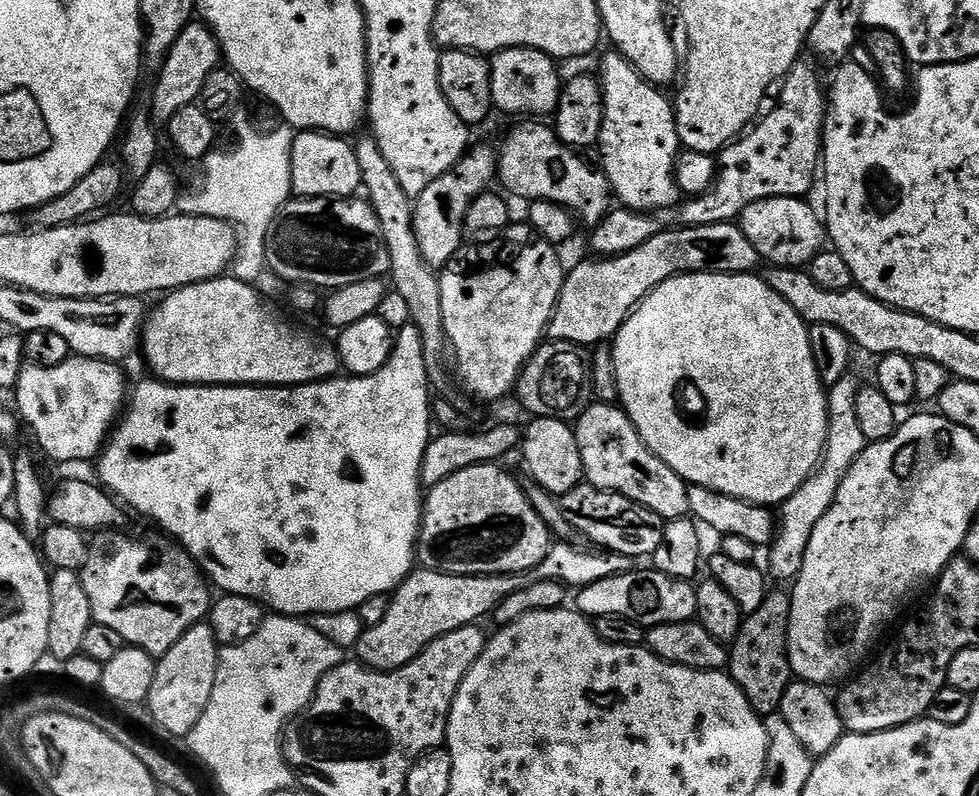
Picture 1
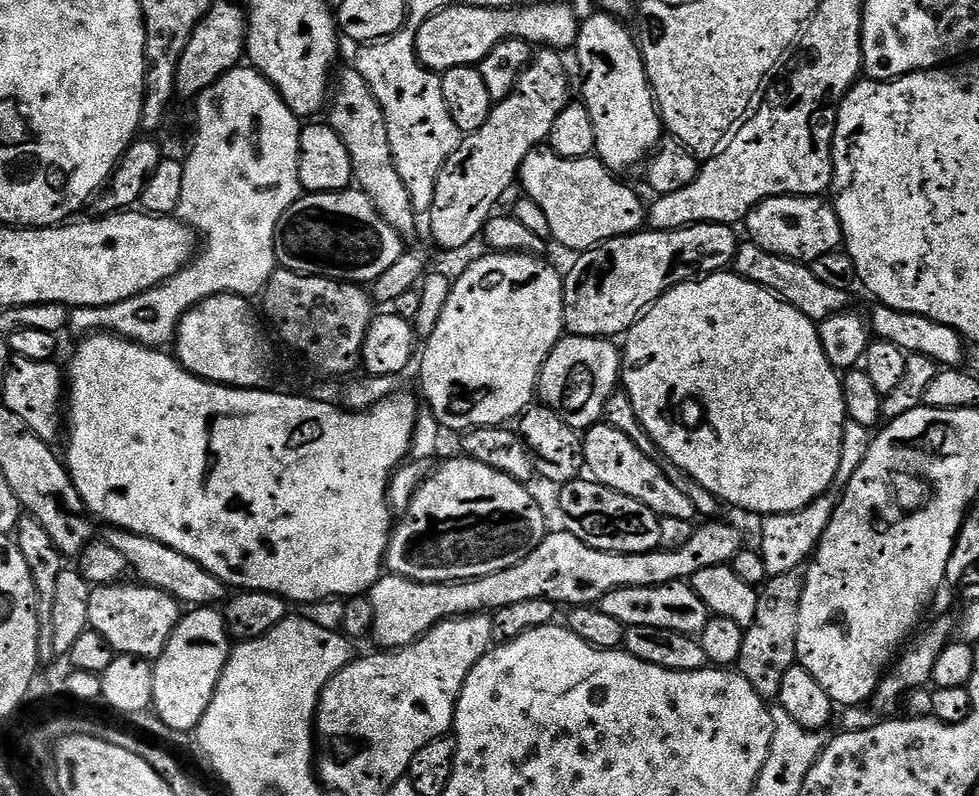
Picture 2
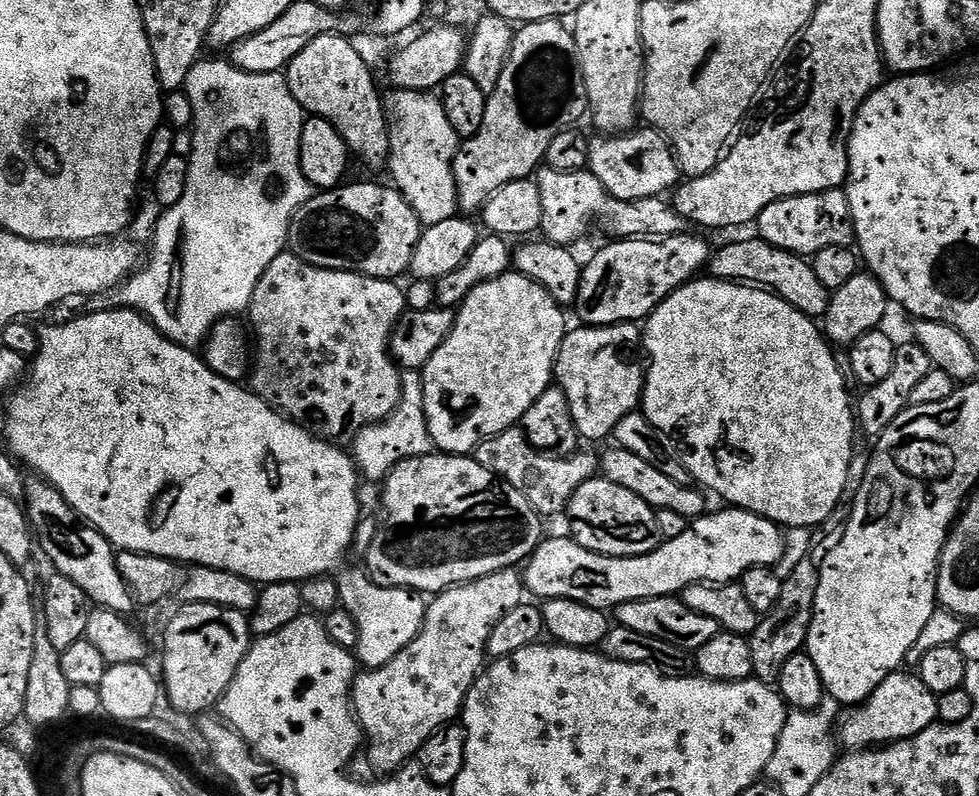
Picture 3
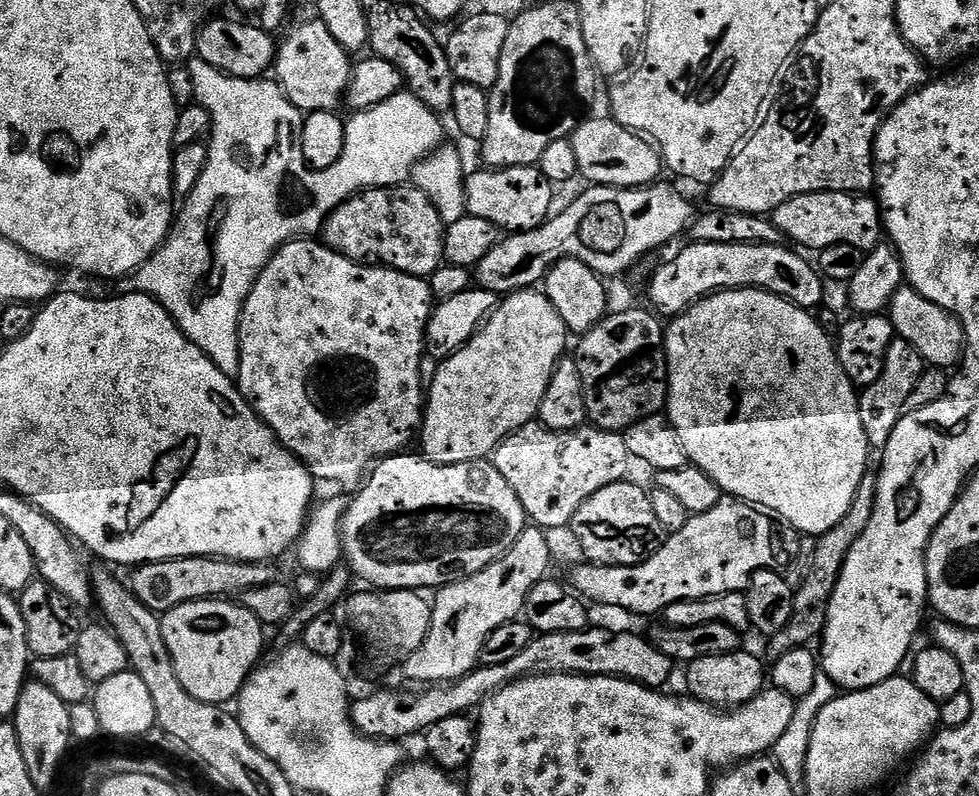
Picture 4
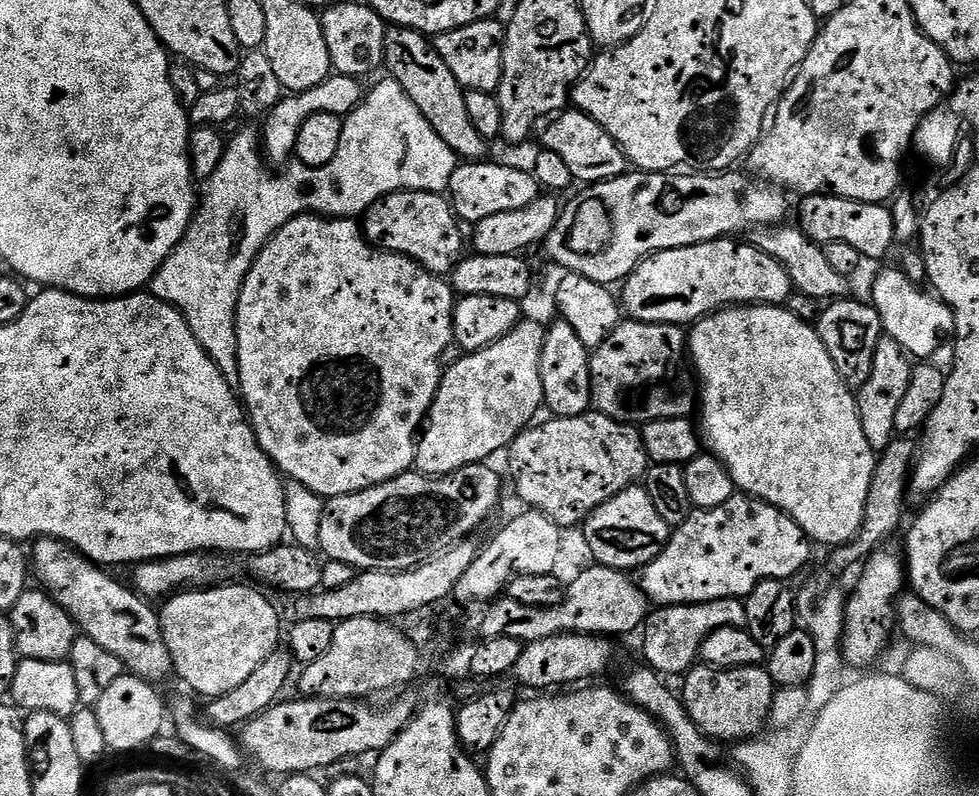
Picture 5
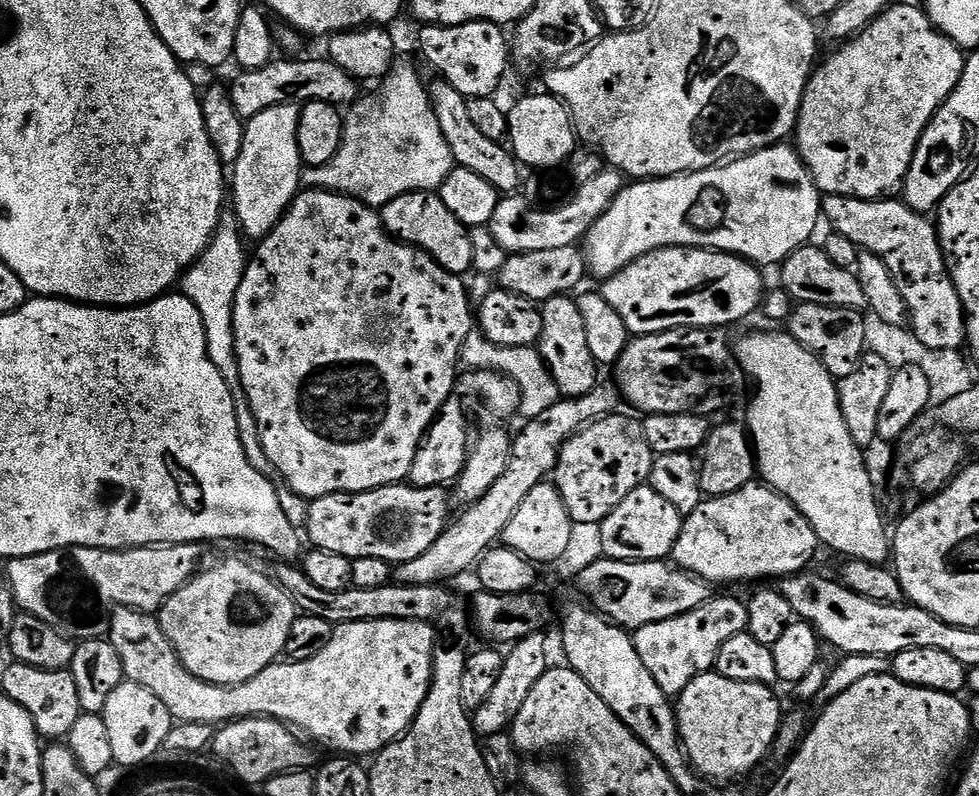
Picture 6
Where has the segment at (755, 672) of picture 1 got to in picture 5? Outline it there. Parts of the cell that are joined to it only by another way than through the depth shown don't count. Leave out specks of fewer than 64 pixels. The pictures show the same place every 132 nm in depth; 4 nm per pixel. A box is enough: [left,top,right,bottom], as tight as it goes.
[828,438,918,573]

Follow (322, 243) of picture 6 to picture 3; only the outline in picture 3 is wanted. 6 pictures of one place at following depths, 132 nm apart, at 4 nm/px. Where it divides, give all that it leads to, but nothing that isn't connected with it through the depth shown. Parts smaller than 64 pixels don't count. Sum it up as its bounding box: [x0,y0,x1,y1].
[246,250,406,442]

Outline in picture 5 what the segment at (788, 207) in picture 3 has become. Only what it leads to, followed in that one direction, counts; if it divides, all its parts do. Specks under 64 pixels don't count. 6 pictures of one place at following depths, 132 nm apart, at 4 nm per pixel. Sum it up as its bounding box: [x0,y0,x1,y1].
[798,194,896,260]

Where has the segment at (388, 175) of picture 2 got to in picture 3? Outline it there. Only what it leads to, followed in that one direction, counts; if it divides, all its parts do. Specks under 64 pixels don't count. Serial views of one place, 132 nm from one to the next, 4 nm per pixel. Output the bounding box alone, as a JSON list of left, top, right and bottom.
[286,36,390,172]

